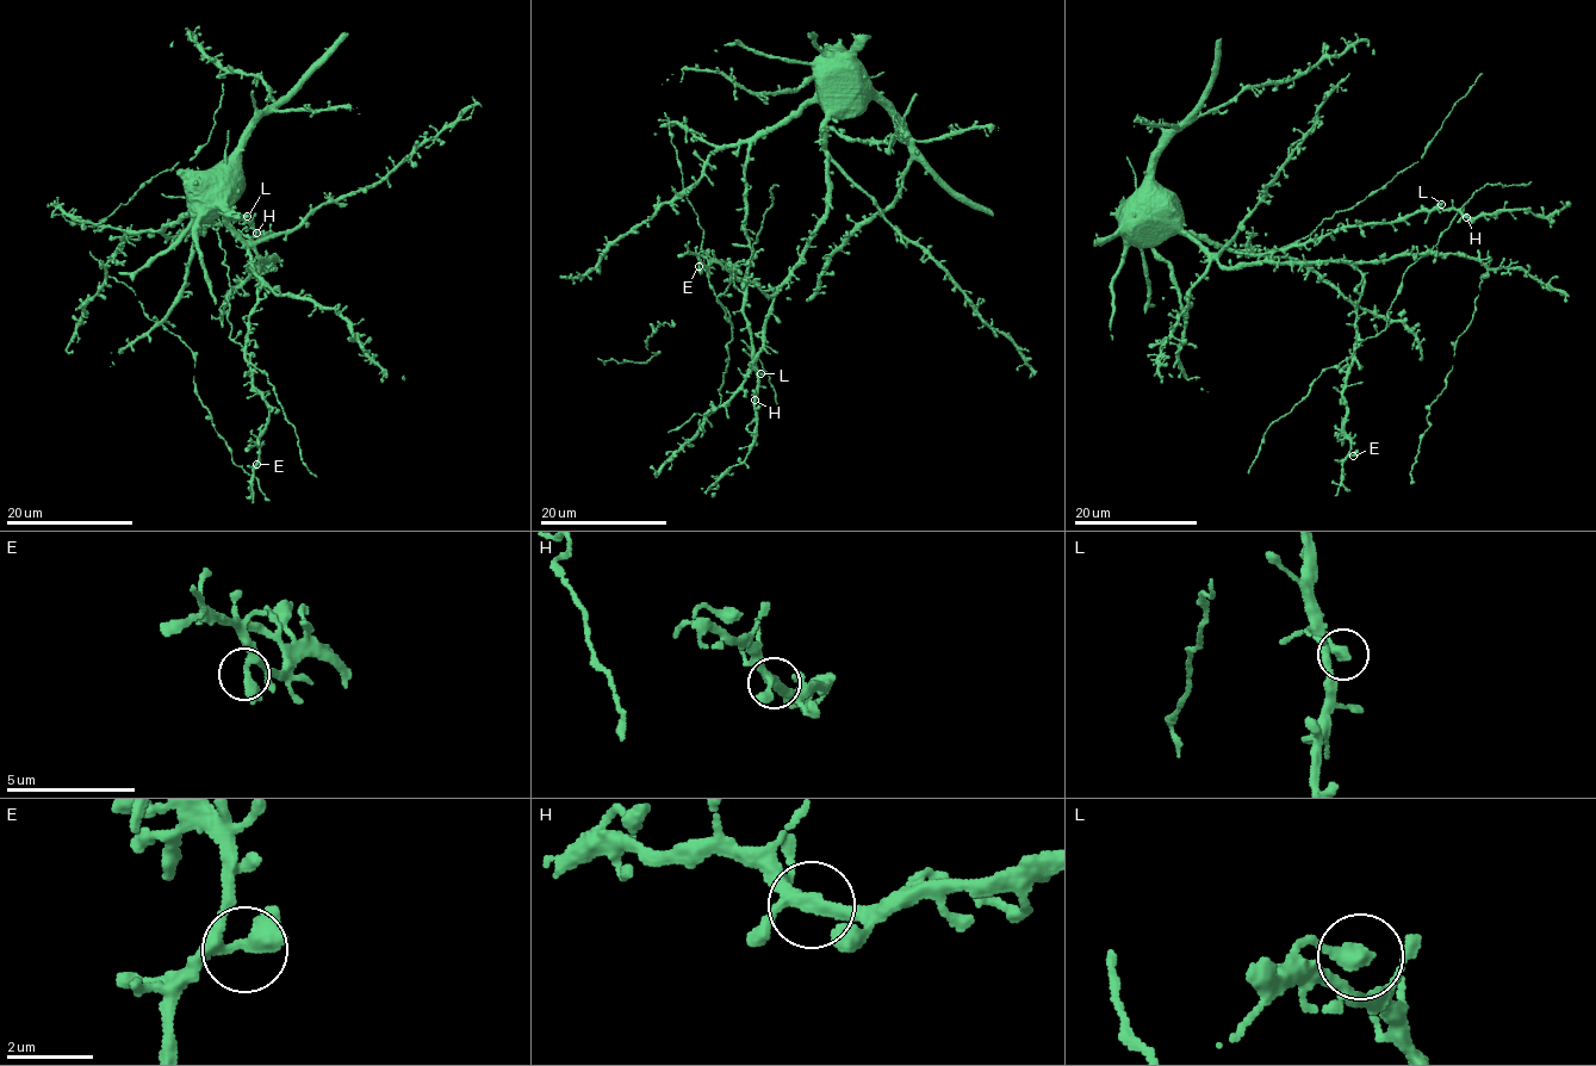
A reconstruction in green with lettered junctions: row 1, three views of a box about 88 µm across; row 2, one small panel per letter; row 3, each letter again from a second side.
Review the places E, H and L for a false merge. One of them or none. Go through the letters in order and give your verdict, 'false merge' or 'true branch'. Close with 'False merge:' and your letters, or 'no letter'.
E: true branch
H: true branch
L: true branch
False merge: no letter

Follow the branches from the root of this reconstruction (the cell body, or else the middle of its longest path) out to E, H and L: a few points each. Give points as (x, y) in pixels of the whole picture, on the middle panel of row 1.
E: (838, 61), (819, 76), (826, 219), (802, 256), (770, 295), (730, 274), (733, 265), (699, 266)
H: (838, 61), (823, 68), (812, 98), (749, 150), (744, 224), (751, 258), (744, 320), (757, 377), (753, 400)
L: (838, 61), (823, 68), (812, 98), (749, 150), (744, 224), (751, 258), (744, 320), (753, 367), (761, 373)

